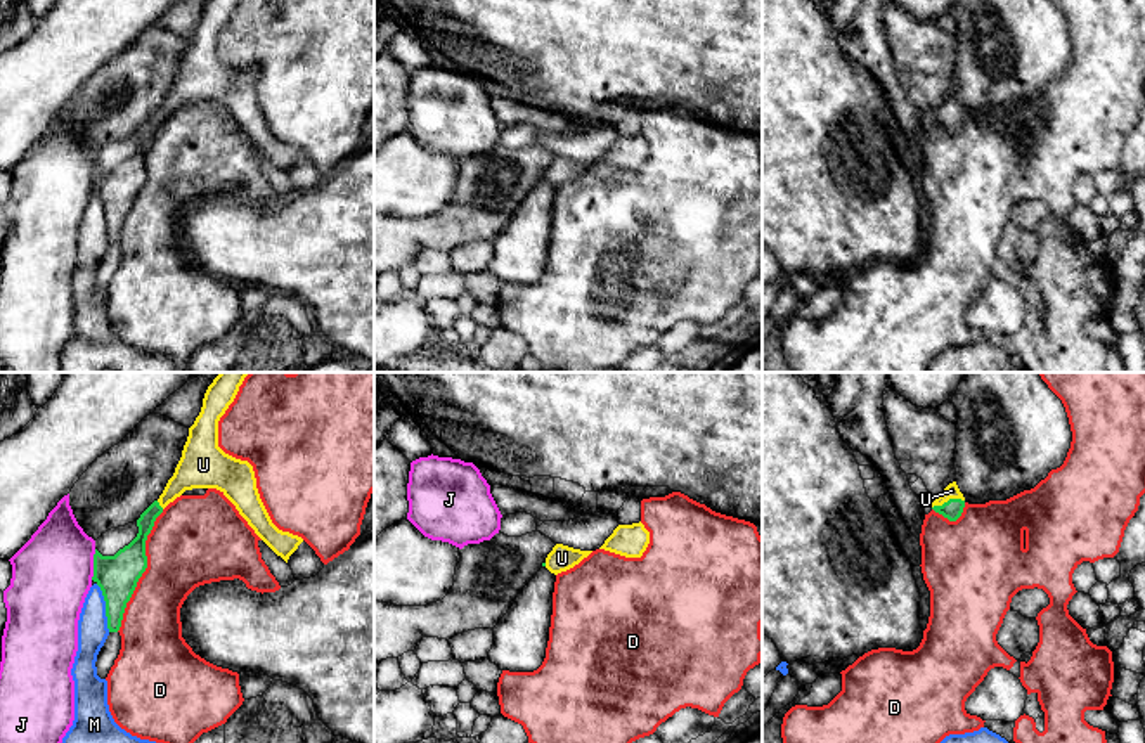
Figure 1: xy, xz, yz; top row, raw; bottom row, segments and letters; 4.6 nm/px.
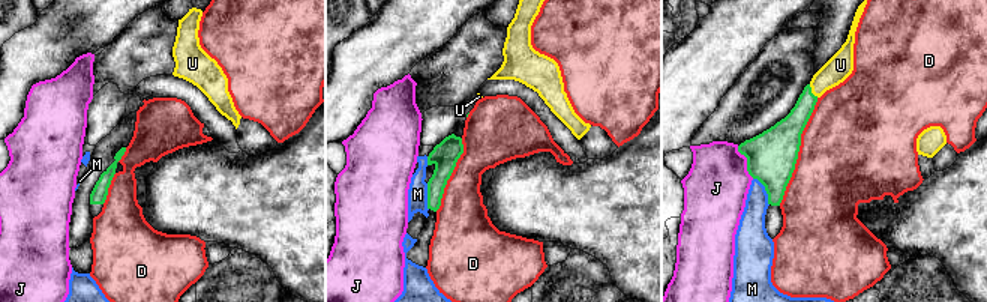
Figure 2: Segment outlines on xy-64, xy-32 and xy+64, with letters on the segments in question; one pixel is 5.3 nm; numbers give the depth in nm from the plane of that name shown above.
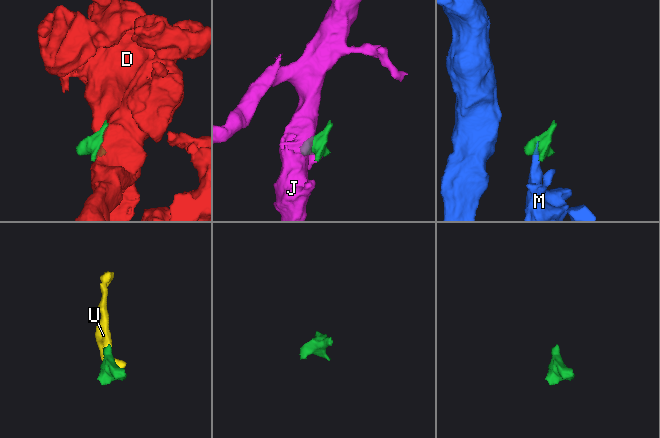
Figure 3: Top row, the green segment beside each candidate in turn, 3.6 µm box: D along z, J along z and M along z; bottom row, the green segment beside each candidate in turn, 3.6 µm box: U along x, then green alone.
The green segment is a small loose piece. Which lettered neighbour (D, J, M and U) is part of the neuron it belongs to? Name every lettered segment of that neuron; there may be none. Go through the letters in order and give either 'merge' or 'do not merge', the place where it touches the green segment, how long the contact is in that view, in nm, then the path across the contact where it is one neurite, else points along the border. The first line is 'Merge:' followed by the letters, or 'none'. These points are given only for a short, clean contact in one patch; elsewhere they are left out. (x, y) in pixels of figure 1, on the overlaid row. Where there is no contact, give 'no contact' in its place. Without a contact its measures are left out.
Merge: U
D: do not merge; contact xy (144, 570); length 600 nm
J: do not merge; contact xy (94, 565); length 150 nm
M: do not merge; contact xy (106, 608); length 240 nm; border xy (96, 584), (103, 594), (106, 627), (109, 631)
U: merge; contact yz (950, 499); length 160 nm; way yz (951, 510), (950, 499), (951, 491)

